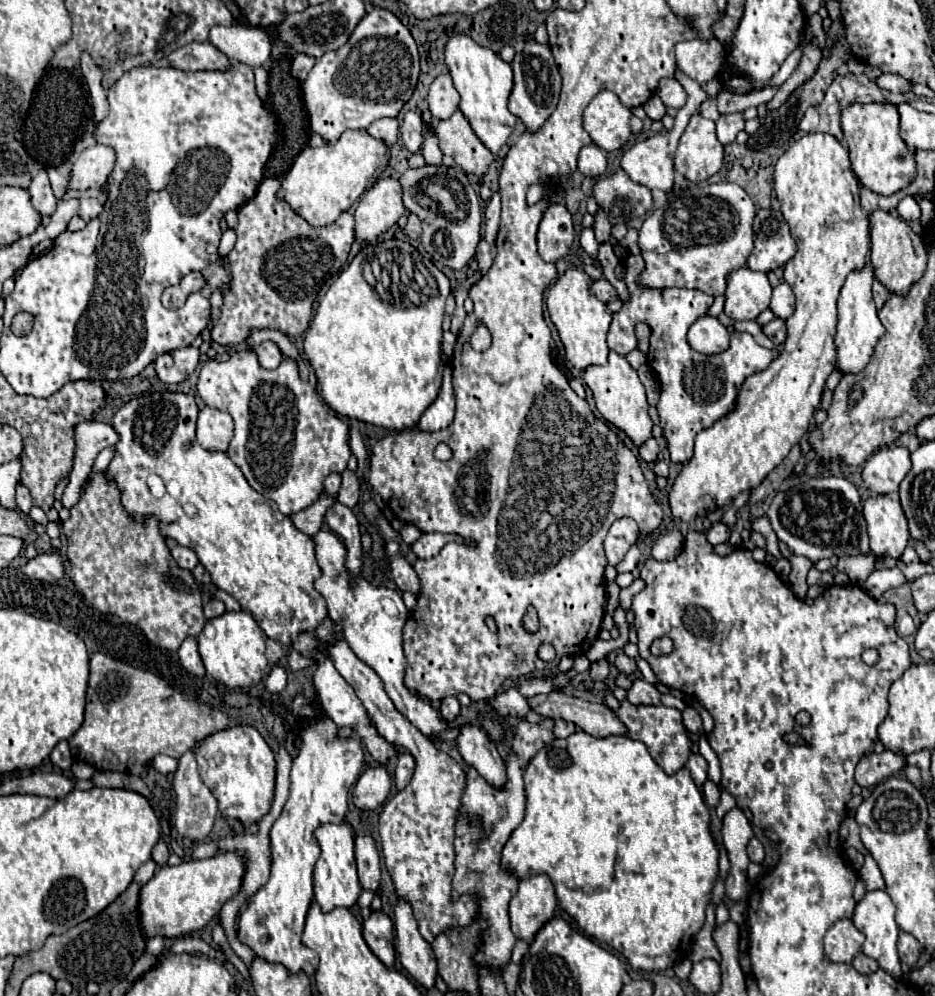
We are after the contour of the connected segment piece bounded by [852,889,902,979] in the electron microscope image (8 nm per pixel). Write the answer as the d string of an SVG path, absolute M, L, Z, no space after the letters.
M868 891L864 895L864 899L856 905L854 909L854 925L866 935L866 941L864 941L864 947L862 951L876 959L880 969L884 969L888 975L900 979L902 977L902 969L900 969L900 959L898 959L898 951L896 951L896 941L898 941L898 925L894 921L894 911L896 911L896 905L894 901L890 899L890 895L886 891Z

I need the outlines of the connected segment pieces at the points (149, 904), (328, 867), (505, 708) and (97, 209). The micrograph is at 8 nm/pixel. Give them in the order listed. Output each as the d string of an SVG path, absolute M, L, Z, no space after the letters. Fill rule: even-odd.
M224 851L208 859L194 859L176 867L162 867L142 887L142 927L146 927L146 935L182 937L204 929L210 919L220 913L222 905L238 895L244 881L246 863L248 855L244 851Z
M344 821L340 825L328 823L318 827L316 831L316 841L320 843L320 859L316 861L314 867L314 899L320 905L320 909L324 913L336 909L336 907L344 907L344 909L352 909L360 897L360 883L358 883L358 875L356 875L356 861L354 861L354 831L352 827Z
M518 689L504 691L492 701L492 705L498 711L498 715L516 715L526 719L526 715L530 713L530 703Z
M86 197L86 199L80 199L80 217L84 221L92 221L94 217L98 217L102 213L102 203L98 199L92 199L92 197Z

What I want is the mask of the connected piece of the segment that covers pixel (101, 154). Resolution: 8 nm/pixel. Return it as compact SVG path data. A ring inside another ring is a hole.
M90 145L72 165L72 175L68 181L68 189L86 191L86 189L102 189L116 165L116 151L106 145Z

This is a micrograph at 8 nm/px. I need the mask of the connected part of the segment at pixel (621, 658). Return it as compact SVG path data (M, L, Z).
M618 653L618 655L616 655L616 659L614 659L614 665L616 665L616 669L618 669L620 673L626 673L626 675L632 675L632 673L636 673L636 671L638 671L638 669L636 669L634 659L632 659L632 657L628 657L626 653Z

